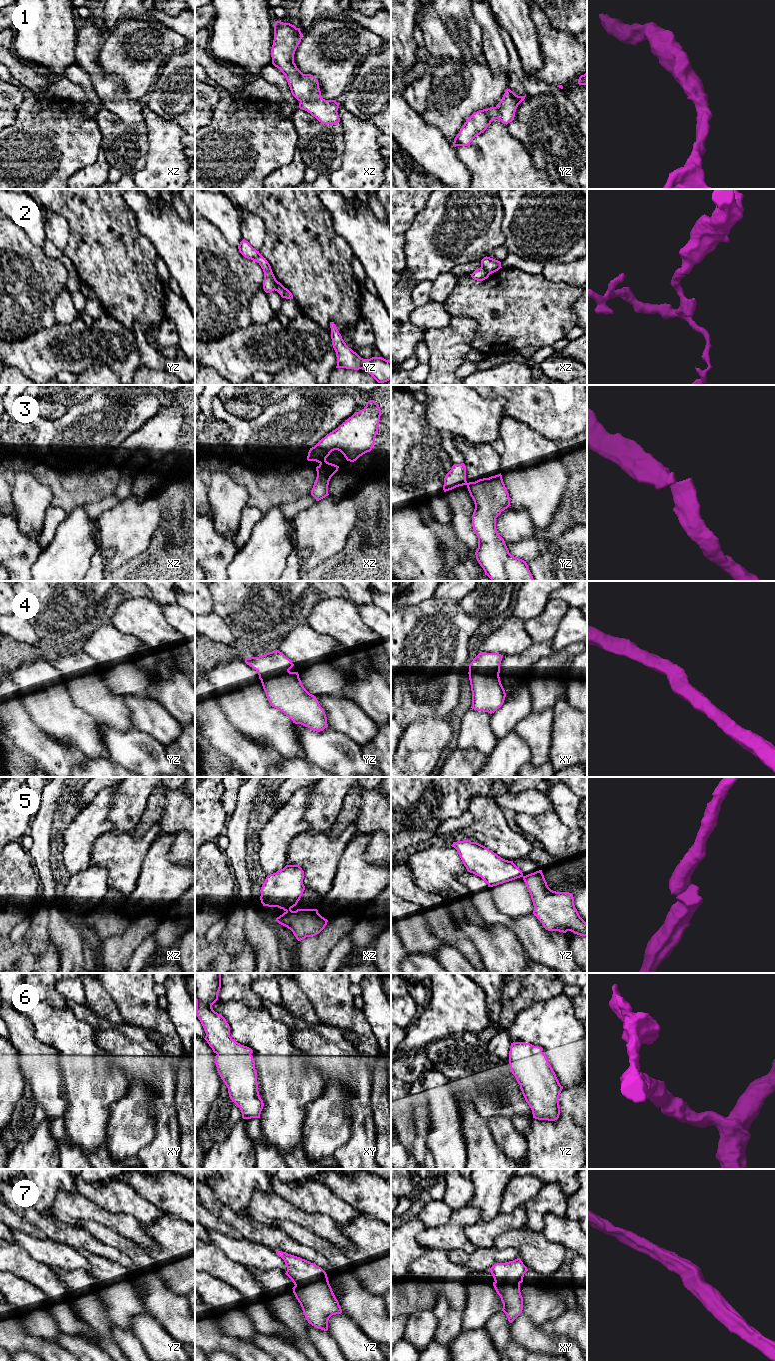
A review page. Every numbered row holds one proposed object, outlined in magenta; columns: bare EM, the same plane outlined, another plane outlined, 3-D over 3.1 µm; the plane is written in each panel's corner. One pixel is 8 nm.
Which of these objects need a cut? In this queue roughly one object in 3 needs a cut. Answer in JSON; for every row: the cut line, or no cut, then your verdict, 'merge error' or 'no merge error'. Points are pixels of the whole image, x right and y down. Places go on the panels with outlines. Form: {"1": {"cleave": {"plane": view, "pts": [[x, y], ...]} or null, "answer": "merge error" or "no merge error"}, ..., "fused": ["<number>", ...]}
{"1": {"cleave": null, "answer": "no merge error"}, "2": {"cleave": {"plane": "yz", "pts": [[277, 281], [274, 289]]}, "answer": "merge error"}, "3": {"cleave": {"plane": "xz", "pts": [[325, 458], [320, 463]]}, "answer": "merge error"}, "4": {"cleave": null, "answer": "no merge error"}, "5": {"cleave": {"plane": "xz", "pts": [[290, 908], [286, 911]]}, "answer": "merge error"}, "6": {"cleave": null, "answer": "no merge error"}, "7": {"cleave": null, "answer": "no merge error"}, "fused": ["2", "3", "5"]}

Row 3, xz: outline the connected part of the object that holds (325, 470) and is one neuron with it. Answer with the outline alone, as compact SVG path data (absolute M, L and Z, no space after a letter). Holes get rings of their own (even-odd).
M326 459L317 467L317 477L311 490L311 495L319 501L328 496L328 485L331 477L338 471L339 466L329 463Z

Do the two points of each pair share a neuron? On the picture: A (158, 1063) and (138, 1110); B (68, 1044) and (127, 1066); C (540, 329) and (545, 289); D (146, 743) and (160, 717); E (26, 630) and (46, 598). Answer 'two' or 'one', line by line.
A: two
B: two
C: one
D: two
E: two

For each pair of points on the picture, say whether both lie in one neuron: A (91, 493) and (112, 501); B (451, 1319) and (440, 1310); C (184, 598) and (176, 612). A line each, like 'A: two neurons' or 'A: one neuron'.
A: two neurons
B: one neuron
C: two neurons

